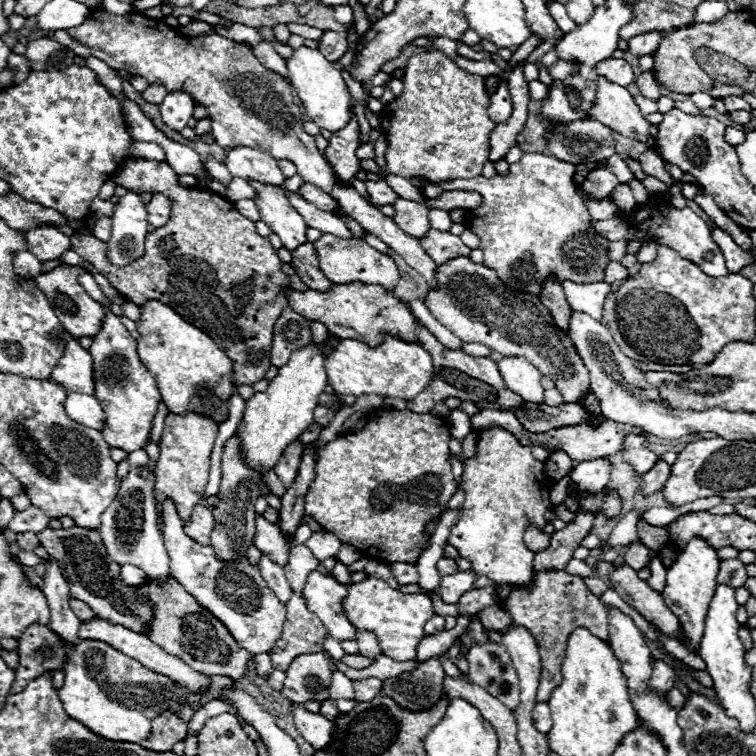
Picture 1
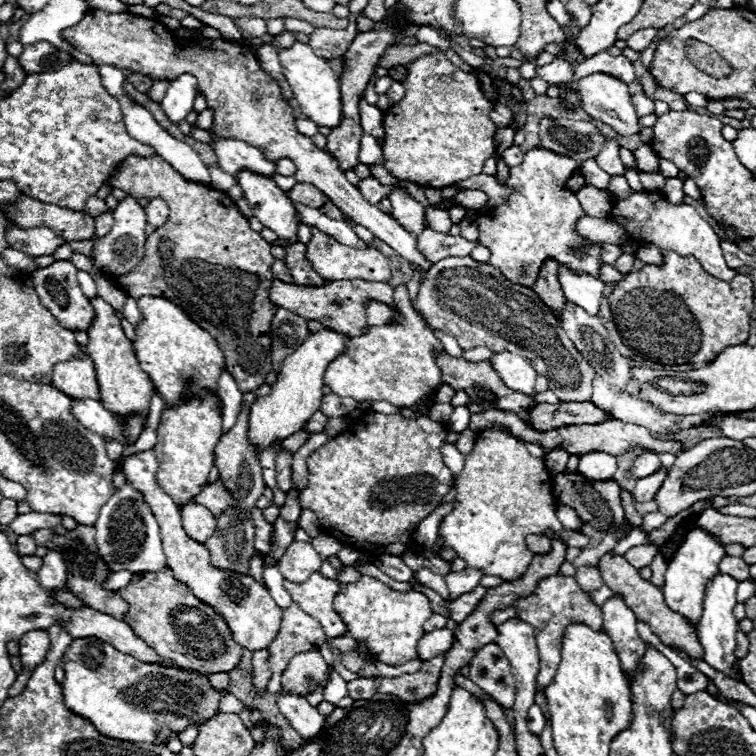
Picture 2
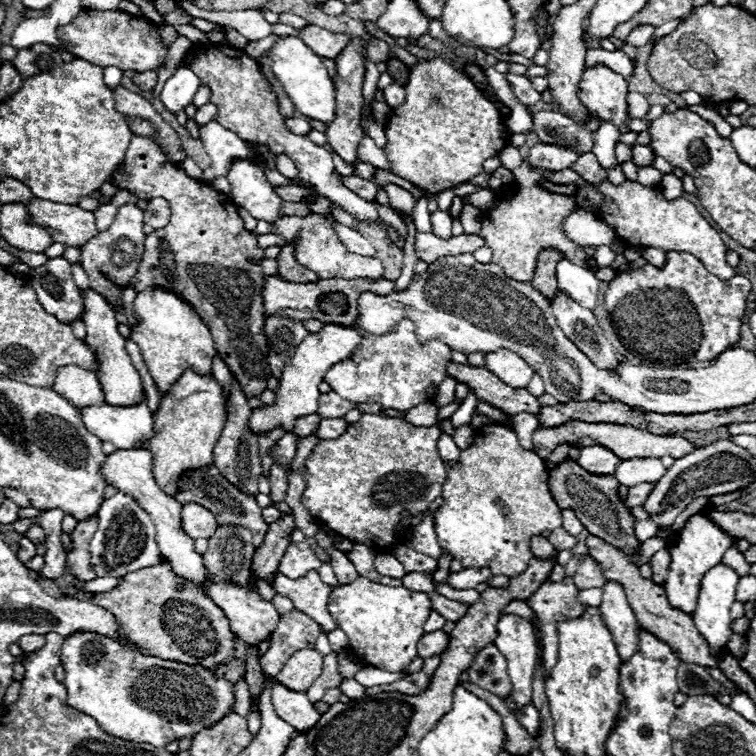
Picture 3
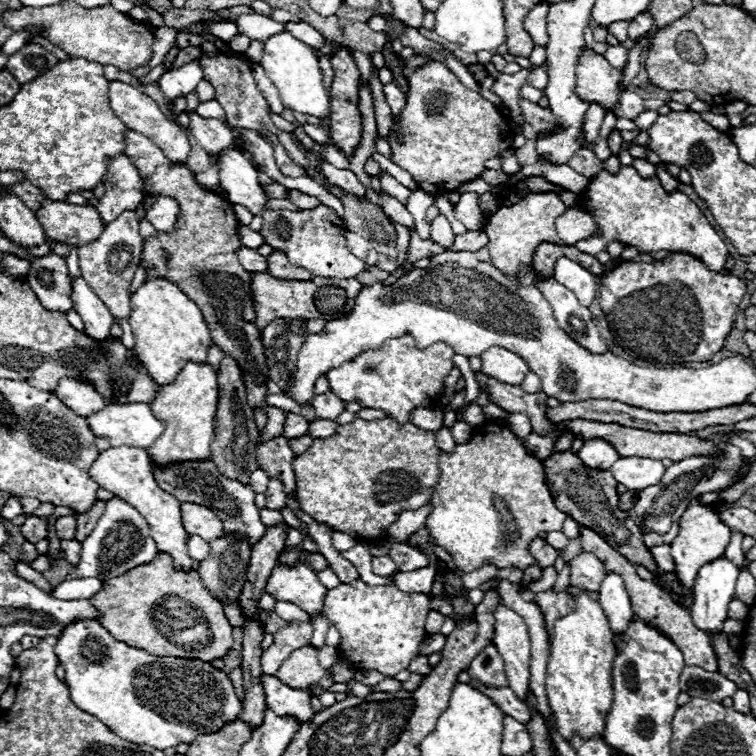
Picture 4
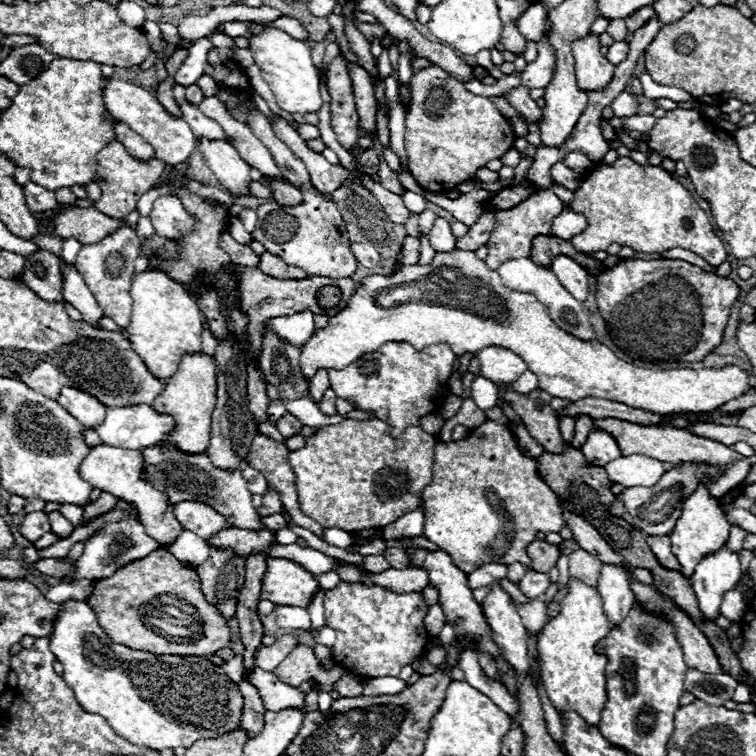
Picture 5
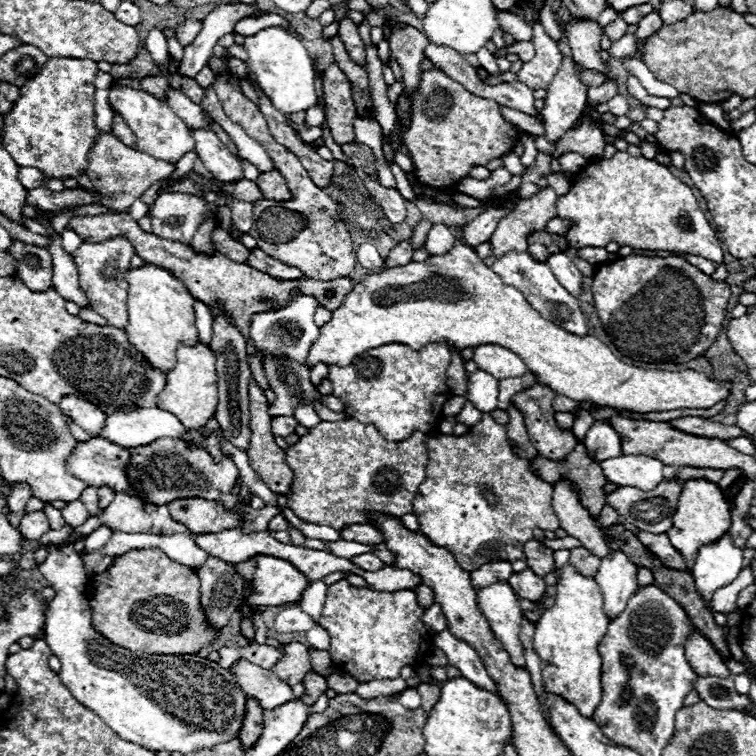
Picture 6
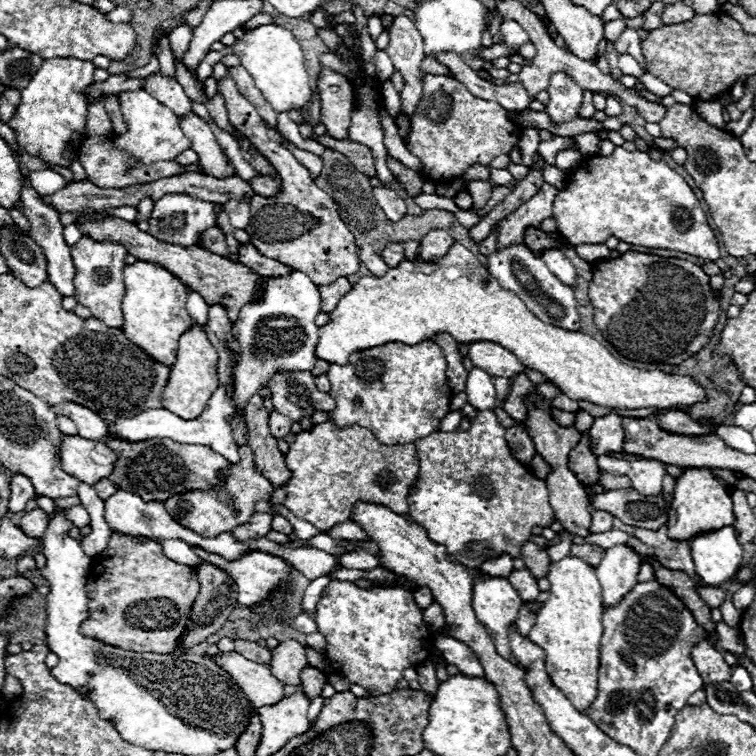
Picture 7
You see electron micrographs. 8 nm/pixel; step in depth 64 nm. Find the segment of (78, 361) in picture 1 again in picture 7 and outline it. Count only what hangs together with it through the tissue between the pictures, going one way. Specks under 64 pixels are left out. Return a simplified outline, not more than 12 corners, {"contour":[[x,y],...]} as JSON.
{"contour":[[62,404],[58,414],[76,424],[78,436],[102,440],[106,422],[90,408]]}

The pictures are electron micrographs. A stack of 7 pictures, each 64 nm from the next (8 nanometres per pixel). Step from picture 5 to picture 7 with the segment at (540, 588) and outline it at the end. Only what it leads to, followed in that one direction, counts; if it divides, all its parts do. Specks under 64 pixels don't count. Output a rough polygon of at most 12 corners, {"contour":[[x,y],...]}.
{"contour":[[514,570],[508,580],[524,600],[540,594],[528,570]]}

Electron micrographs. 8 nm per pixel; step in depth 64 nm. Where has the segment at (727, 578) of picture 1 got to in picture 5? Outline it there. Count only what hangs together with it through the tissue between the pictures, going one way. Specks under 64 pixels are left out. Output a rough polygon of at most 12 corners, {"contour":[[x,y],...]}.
{"contour":[[740,526],[730,528],[728,548],[732,552],[742,550],[742,542],[748,536]]}

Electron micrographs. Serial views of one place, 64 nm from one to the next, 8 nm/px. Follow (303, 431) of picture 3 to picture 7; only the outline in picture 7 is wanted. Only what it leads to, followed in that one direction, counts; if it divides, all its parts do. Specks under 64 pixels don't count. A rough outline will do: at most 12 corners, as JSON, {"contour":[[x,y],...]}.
{"contour":[[270,412],[270,432],[284,438],[290,432],[292,420]]}

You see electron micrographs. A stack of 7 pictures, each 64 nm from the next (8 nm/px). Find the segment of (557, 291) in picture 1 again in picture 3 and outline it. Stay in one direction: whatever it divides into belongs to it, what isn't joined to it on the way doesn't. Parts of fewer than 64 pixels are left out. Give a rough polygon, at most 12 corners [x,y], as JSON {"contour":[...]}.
{"contour":[[544,248],[536,260],[532,286],[552,298],[562,252]]}

